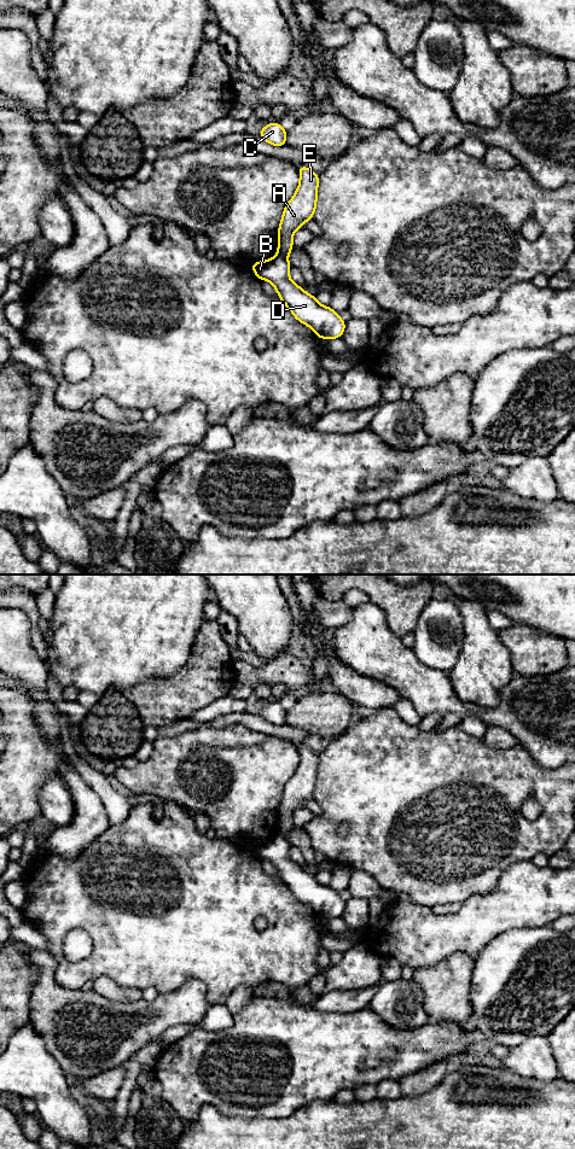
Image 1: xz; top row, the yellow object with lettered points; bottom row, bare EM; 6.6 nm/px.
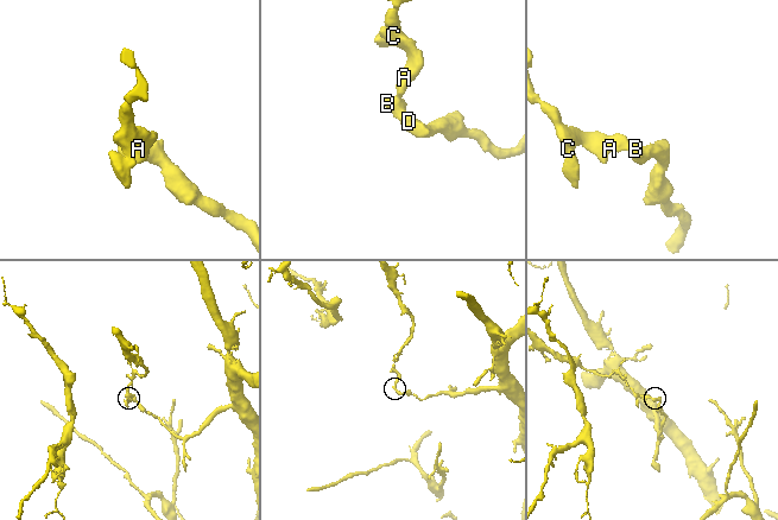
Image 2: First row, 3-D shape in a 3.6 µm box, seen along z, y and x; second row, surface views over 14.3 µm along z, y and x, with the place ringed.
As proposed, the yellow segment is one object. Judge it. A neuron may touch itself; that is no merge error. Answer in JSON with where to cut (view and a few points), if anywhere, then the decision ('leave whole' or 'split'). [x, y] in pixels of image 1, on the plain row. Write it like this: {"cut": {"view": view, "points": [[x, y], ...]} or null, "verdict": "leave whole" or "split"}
{"cut": {"view": "xz", "points": [[278, 833], [286, 838]]}, "verdict": "split"}

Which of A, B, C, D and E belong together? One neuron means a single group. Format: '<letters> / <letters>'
A C E / B D

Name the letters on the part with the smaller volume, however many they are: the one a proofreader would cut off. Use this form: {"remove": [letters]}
{"remove": ["A", "C", "E"]}

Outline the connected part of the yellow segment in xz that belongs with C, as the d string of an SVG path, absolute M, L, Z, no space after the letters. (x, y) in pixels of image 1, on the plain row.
M273 701L263 706L260 711L260 716L273 725L286 724L286 710L278 702Z

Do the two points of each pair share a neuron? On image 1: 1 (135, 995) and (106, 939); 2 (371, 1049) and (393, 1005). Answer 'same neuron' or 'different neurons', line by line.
1: different neurons
2: different neurons

